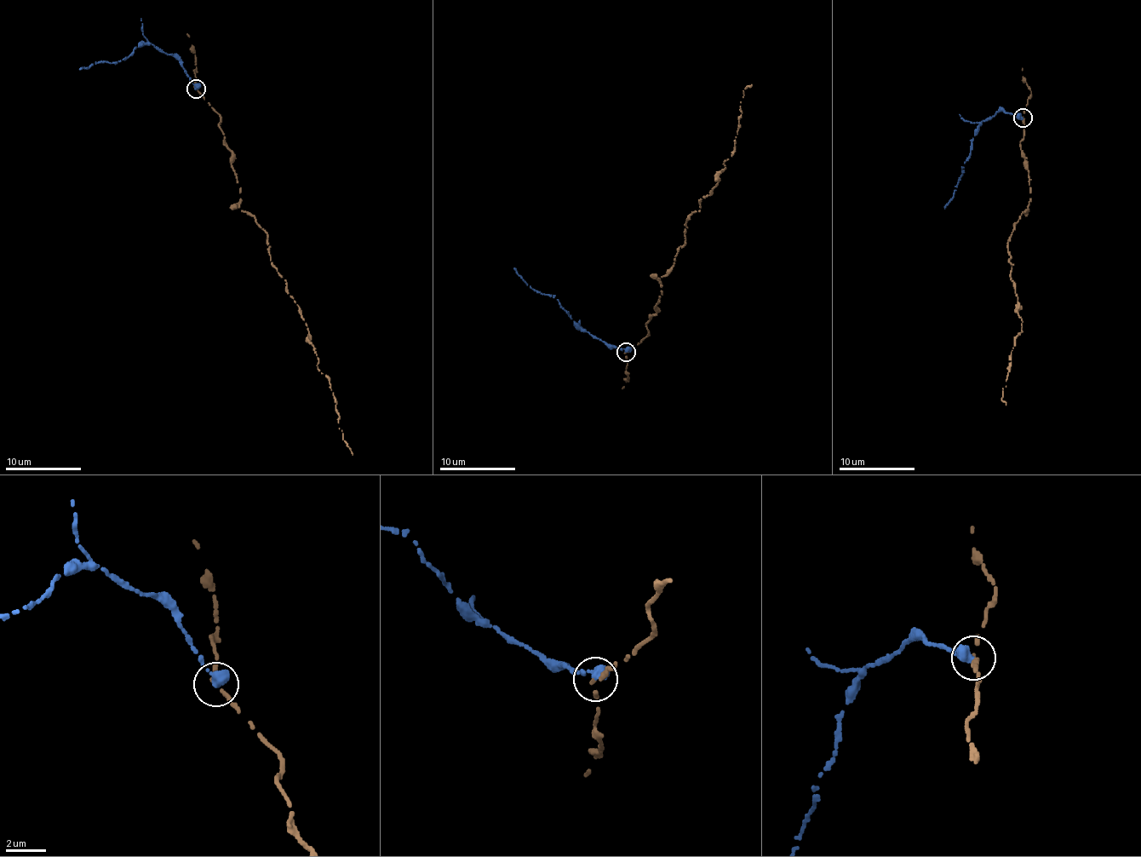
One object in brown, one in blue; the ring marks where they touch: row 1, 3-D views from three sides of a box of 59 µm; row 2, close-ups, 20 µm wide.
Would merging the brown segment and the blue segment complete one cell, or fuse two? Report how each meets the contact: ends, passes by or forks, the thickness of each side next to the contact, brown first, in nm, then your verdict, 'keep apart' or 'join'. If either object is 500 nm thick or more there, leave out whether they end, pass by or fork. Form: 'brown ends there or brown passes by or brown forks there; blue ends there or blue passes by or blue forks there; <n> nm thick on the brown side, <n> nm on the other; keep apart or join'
brown passes by; blue ends there; 160 nm thick on the brown side, 480 nm on the other; keep apart

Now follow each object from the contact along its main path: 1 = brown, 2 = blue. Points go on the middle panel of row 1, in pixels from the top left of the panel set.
1: (626, 352), (648, 334), (661, 277), (686, 240), (685, 219), (725, 169), (752, 84)
2: (626, 352), (609, 346), (582, 331), (555, 296), (536, 292), (526, 285), (514, 267)

